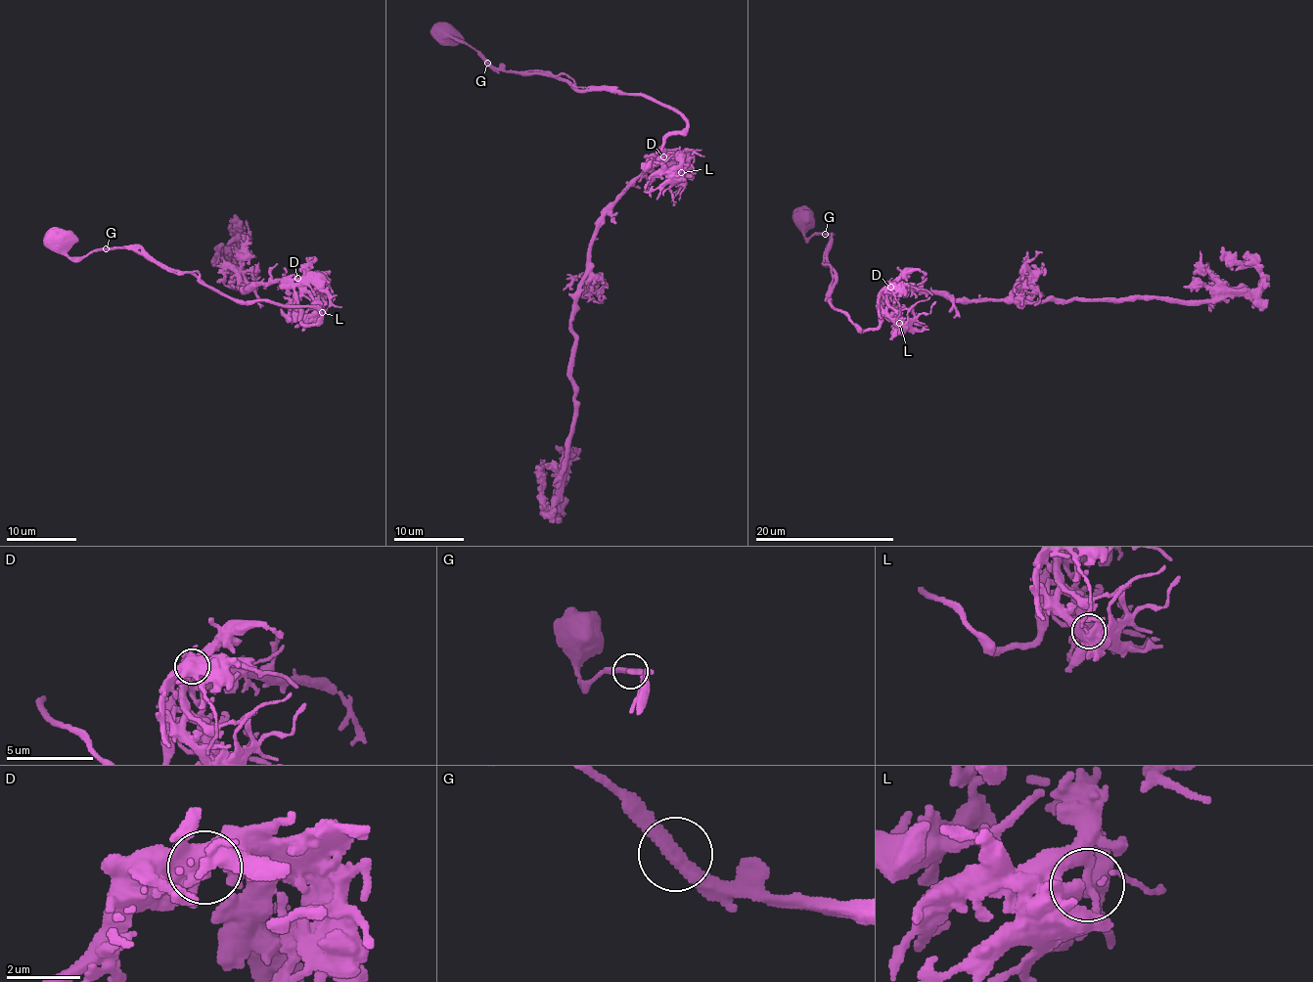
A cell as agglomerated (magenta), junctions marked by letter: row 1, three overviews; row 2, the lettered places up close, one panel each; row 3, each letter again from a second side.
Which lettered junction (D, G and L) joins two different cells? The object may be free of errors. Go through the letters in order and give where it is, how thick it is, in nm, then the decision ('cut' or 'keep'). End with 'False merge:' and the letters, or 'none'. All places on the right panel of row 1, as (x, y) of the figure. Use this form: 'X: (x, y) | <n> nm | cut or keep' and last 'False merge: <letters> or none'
D: (890, 287) | 480 nm | keep
G: (825, 234) | 320 nm | cut
L: (899, 323) | 400 nm | keep
False merge: G

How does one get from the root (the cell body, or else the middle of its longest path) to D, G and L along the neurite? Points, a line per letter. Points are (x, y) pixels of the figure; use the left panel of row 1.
D: (59, 241), (69, 256), (147, 252), (237, 299), (311, 305), (321, 316), (311, 324), (299, 319), (297, 278)
G: (59, 241), (61, 248), (69, 256), (86, 256), (106, 249)
L: (59, 241), (69, 256), (135, 249), (237, 299), (321, 313), (301, 324), (300, 296), (322, 312)

